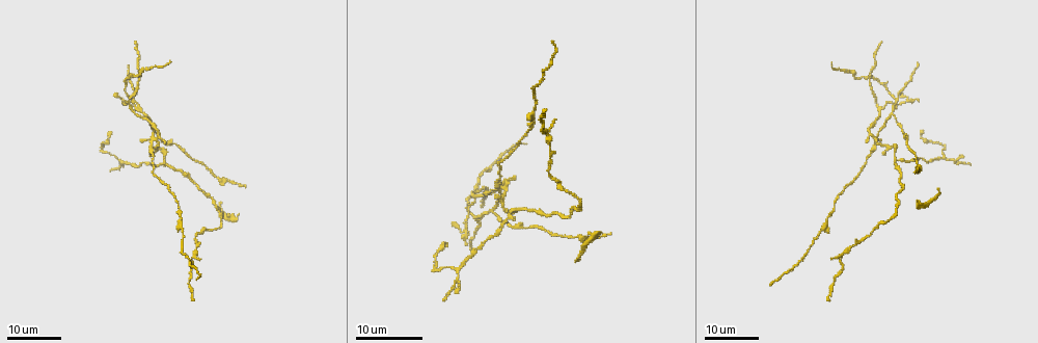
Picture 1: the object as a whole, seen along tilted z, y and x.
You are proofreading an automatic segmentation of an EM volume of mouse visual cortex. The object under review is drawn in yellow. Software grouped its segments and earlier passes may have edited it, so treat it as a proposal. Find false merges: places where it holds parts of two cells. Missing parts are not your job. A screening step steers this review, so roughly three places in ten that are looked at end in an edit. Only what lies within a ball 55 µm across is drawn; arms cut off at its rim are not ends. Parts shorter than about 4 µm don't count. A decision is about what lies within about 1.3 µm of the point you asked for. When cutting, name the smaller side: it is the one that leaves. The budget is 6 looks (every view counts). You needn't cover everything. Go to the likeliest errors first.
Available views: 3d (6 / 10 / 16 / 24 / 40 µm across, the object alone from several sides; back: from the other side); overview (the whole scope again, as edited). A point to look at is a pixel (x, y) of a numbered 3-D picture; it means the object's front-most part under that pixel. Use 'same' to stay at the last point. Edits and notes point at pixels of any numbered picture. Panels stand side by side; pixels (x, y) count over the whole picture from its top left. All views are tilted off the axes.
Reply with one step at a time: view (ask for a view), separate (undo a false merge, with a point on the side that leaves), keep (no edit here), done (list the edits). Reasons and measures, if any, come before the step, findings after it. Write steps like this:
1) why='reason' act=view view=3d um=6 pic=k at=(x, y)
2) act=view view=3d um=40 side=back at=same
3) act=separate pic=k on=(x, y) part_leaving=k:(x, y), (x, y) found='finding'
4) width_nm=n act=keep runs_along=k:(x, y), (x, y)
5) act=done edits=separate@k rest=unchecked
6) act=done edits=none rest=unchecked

why='thin arm on a thick one' act=view view=3d um=16 pic=1 at=(151, 140)

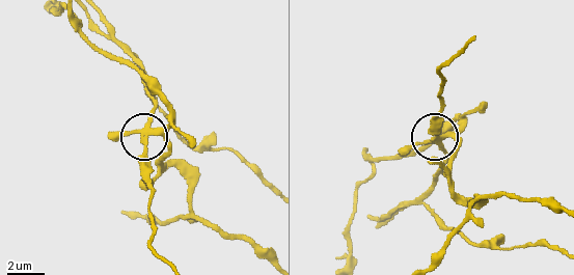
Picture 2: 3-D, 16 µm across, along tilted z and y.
act=view view=3d um=6 pic=2 at=(141, 136)

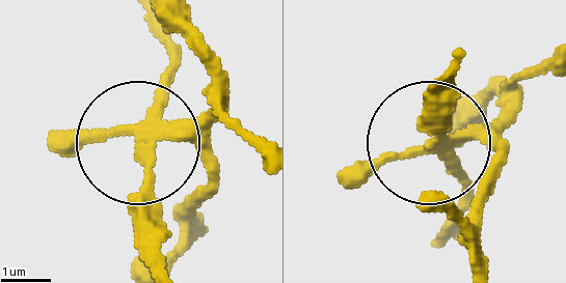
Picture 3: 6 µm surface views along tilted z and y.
width_nm=200 act=separate pic=3 on=(141, 201) part_leaving=3:(144, 135), (147, 262) found='two cells meet here'

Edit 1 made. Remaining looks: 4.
why='three arms meet' act=view view=3d um=16 pic=1 at=(123, 161)

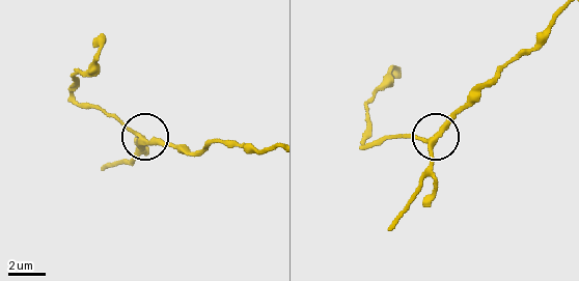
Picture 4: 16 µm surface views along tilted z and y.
act=view view=3d um=10 pic=4 at=(430, 141)

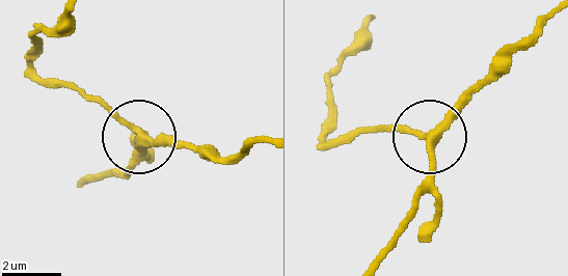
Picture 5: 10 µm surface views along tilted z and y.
arms=3 act=keep runs_along=5:(558, 11), (434, 139), (439, 209) found='continuous, no second cell'

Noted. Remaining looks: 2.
why='three-way junction' act=view view=3d um=16 pic=1 at=(165, 163)

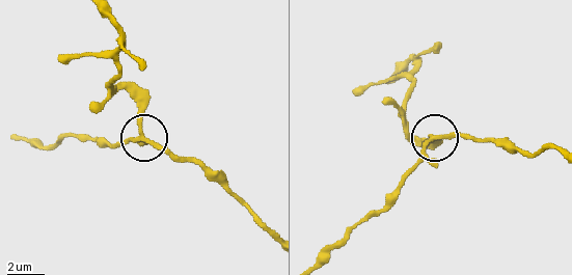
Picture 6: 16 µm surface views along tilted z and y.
act=view view=3d um=10 pic=6 at=(143, 139)

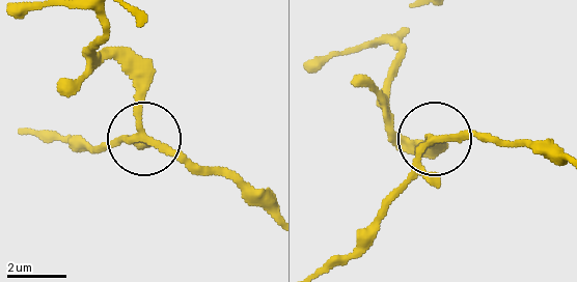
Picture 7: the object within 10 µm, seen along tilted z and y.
act=keep runs_along=7:(135, 82), (140, 139), (94, 145) found='all the same cell'

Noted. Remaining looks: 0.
act=done edits=separate@3 rest=unchecked

